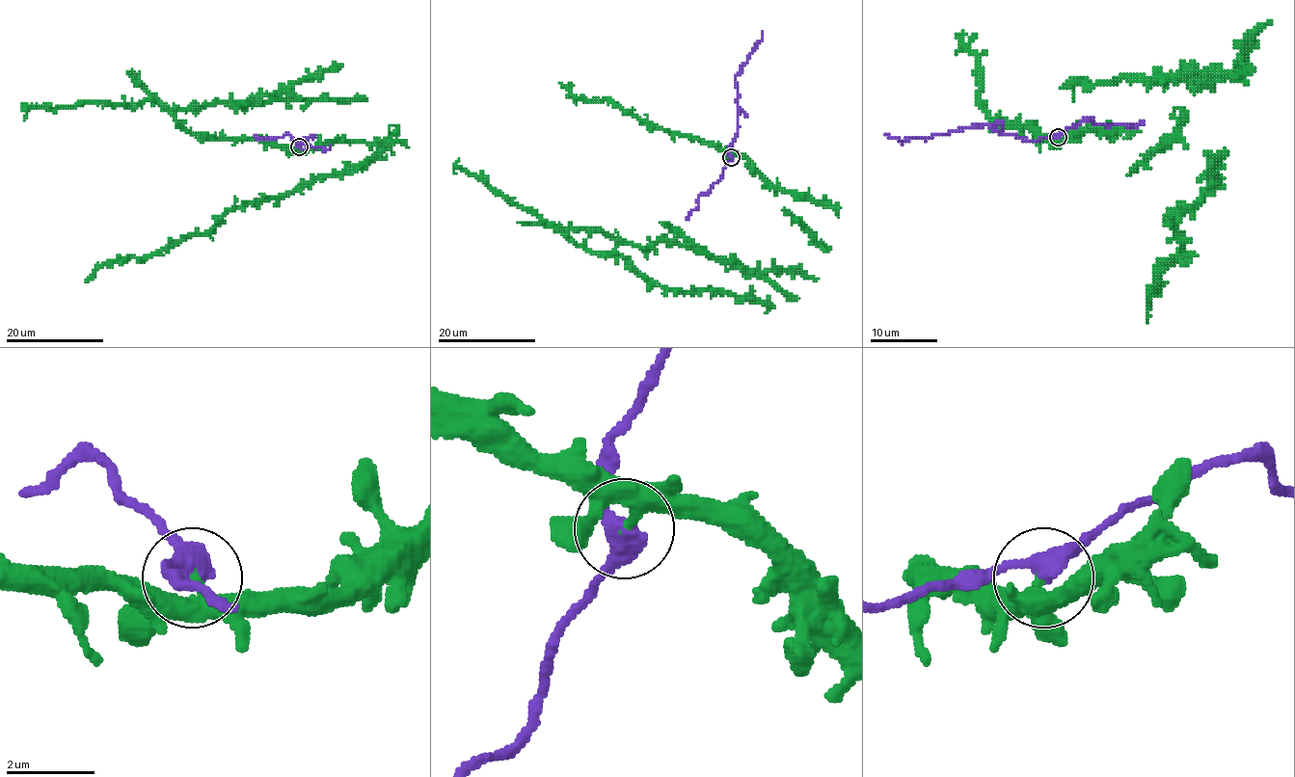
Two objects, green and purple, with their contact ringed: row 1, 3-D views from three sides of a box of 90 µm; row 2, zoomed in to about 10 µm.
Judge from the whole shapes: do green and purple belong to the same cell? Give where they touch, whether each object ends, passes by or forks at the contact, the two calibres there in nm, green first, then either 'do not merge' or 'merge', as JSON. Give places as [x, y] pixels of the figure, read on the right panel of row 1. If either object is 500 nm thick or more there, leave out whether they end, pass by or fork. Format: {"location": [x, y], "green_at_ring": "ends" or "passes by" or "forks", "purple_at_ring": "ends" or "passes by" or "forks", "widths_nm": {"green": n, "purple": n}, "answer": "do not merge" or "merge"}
{"location": [1058, 137], "green_at_ring": "ends", "purple_at_ring": "passes by", "widths_nm": {"green": 280, "purple": 400}, "answer": "do not merge"}

